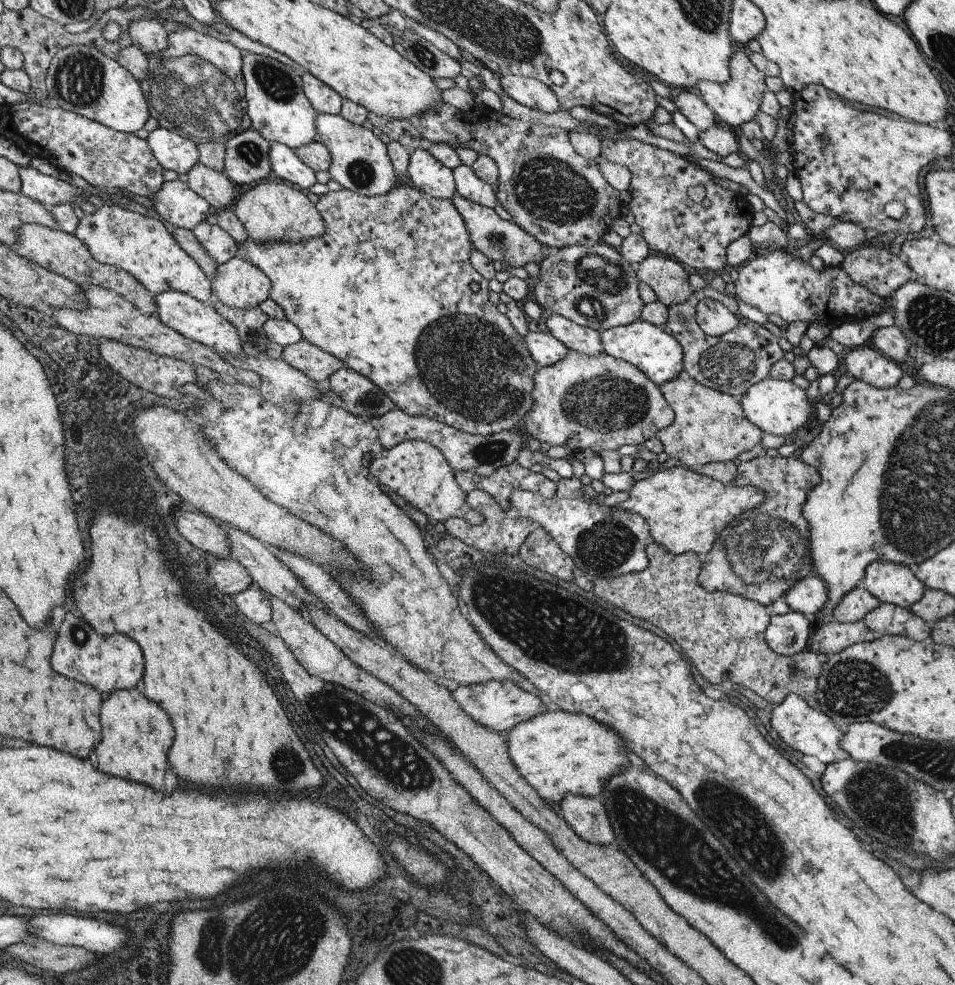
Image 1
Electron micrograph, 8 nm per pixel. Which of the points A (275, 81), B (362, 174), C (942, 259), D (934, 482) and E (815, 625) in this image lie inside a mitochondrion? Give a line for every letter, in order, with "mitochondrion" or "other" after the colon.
A: mitochondrion
B: mitochondrion
C: other
D: mitochondrion
E: other

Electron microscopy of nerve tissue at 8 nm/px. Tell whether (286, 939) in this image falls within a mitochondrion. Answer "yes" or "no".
yes

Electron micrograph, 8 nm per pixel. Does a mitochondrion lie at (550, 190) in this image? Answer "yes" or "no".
yes

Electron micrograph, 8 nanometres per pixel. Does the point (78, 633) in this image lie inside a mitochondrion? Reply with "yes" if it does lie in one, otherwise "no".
yes

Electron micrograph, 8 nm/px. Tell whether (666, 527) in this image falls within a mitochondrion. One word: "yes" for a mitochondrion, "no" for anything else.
no

